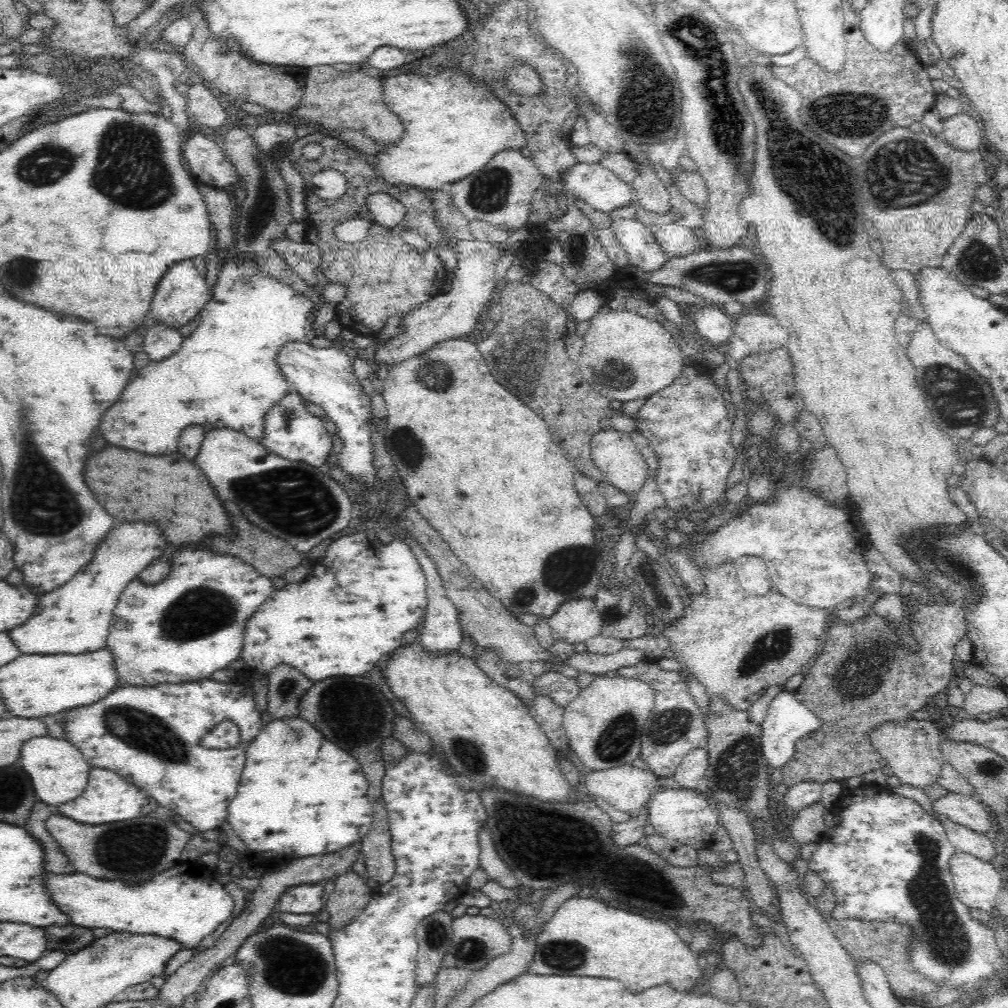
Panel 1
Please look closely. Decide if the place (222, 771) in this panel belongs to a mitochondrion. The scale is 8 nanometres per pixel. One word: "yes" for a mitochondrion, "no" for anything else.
no

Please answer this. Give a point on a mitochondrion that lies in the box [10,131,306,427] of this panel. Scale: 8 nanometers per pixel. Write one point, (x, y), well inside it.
(48, 163)

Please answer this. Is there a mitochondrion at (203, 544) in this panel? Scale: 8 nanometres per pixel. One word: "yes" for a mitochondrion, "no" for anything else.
no

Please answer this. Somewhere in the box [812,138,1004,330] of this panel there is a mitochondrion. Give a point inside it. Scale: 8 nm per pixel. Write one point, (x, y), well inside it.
(974, 261)

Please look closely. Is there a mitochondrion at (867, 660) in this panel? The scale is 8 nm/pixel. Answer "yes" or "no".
yes

